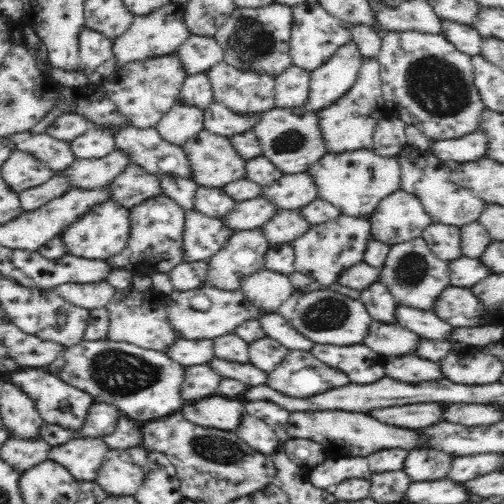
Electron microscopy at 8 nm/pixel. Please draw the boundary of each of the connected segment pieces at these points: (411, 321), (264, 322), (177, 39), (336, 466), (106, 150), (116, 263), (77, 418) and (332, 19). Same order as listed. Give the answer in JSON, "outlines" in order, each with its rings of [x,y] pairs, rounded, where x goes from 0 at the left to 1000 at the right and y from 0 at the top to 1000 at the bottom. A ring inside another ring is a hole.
{"outlines":[[[[788,605],[782,623],[786,639],[794,647],[831,663],[837,671],[885,675],[899,655],[893,645],[873,635],[857,615],[833,615],[812,607]]],[[[550,619],[522,623],[510,637],[516,641],[526,667],[536,667],[536,671],[552,675],[571,694],[617,694],[625,685],[623,677],[611,675],[611,671],[595,665],[579,649],[575,637],[563,633]]],[[[345,4],[319,12],[298,28],[268,30],[258,56],[242,71],[224,77],[222,105],[226,105],[232,135],[240,137],[260,123],[341,109],[341,103],[377,71],[361,32],[365,32],[365,10]]],[[[694,905],[694,909],[671,909],[667,917],[659,909],[647,909],[643,921],[617,929],[613,950],[627,968],[647,972],[651,964],[667,964],[694,948],[738,948],[738,937],[730,929],[730,917],[718,905]]],[[[175,256],[137,282],[139,300],[151,317],[206,313],[226,302],[226,272],[214,256]]],[[[327,387],[286,397],[256,415],[258,466],[238,504],[218,508],[206,518],[218,534],[244,532],[256,538],[278,532],[302,540],[333,542],[361,522],[361,470],[367,452],[367,415]]],[[[52,730],[48,738],[26,736],[20,742],[18,756],[69,798],[71,812],[77,813],[79,825],[91,839],[127,847],[131,853],[157,855],[169,839],[175,815],[187,802],[181,782],[135,764],[109,742],[85,730],[83,734]]],[[[611,4],[577,12],[581,48],[575,75],[575,107],[579,127],[591,135],[619,143],[639,131],[671,97],[700,79],[696,65],[698,48],[643,20],[631,4]]]]}

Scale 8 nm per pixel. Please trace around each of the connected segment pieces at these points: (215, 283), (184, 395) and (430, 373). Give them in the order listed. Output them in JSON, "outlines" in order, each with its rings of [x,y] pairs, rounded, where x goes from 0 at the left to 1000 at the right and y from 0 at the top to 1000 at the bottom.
{"outlines":[[[[516,454],[466,460],[444,492],[415,512],[405,567],[450,575],[450,579],[476,579],[484,554],[524,532],[526,508],[536,490],[538,484]]],[[[369,726],[365,730],[365,758],[357,770],[357,790],[369,794],[397,794],[429,778],[433,758],[440,750],[417,726]]],[[[821,702],[766,710],[762,722],[766,746],[794,754],[794,758],[845,758],[845,754],[869,754],[877,750],[877,738],[865,718],[825,710]]]]}

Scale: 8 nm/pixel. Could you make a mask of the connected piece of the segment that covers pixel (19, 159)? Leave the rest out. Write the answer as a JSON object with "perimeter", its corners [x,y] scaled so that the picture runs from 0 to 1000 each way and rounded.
{"perimeter":[[[24,300],[2,331],[2,349],[18,377],[40,383],[56,373],[95,361],[111,341],[97,337],[87,323],[67,315],[63,308],[40,300]]]}

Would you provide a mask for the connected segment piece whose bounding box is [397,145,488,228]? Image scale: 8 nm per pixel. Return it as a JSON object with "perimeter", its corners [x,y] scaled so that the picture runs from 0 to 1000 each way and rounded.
{"perimeter":[[[808,288],[788,310],[788,315],[796,335],[796,377],[825,389],[833,397],[833,403],[841,409],[841,419],[853,427],[861,444],[913,452],[913,448],[948,438],[948,429],[956,425],[956,417],[964,413],[968,401],[952,397],[933,377],[905,367],[905,361],[891,353],[891,343],[881,331],[881,323],[857,308],[849,296],[837,298],[829,292]]]}

